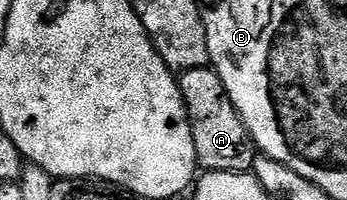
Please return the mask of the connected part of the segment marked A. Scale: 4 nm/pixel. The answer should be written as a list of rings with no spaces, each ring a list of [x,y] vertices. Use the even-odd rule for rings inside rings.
[[[213,68],[188,69],[181,74],[182,98],[186,100],[186,110],[190,113],[190,123],[194,127],[194,142],[198,164],[203,170],[215,173],[250,173],[254,165],[254,149],[246,142],[247,122],[243,114],[230,101],[224,83]]]

